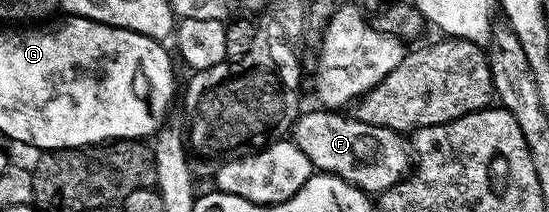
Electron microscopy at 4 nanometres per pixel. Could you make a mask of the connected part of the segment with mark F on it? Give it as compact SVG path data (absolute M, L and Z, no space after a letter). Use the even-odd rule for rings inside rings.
M331 108L304 109L296 118L289 135L305 156L309 156L312 167L324 174L332 174L353 184L368 196L378 196L393 188L409 174L413 166L409 142L402 133L388 127L363 123L354 116L336 112Z

